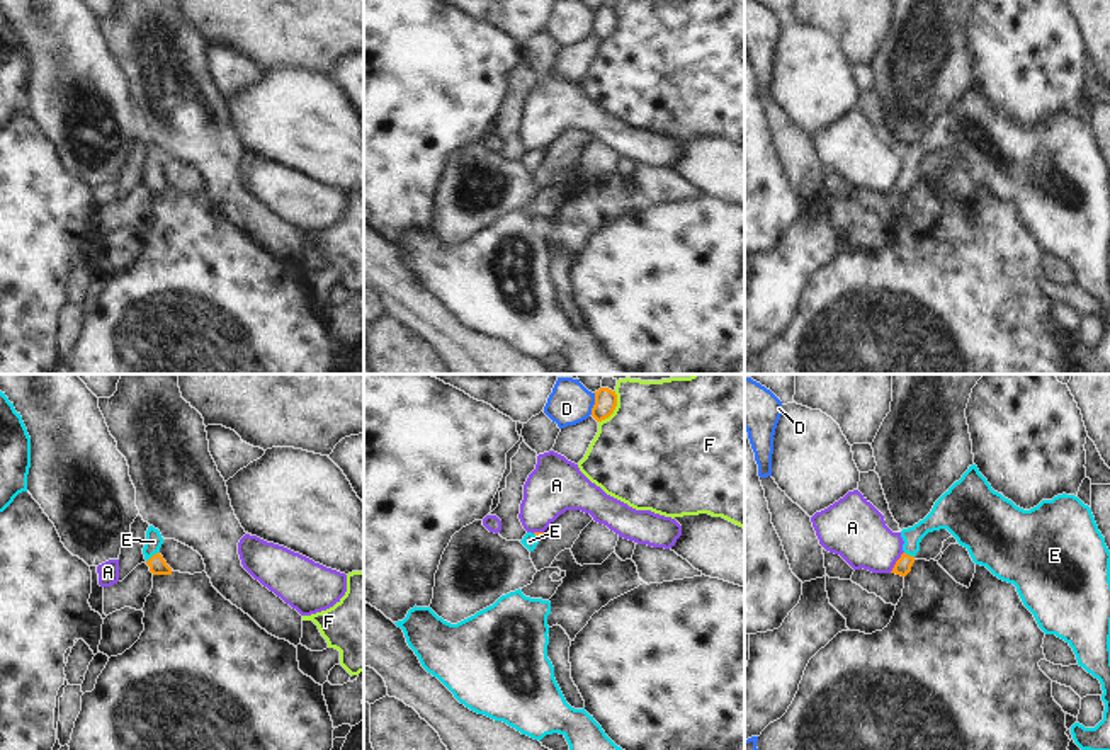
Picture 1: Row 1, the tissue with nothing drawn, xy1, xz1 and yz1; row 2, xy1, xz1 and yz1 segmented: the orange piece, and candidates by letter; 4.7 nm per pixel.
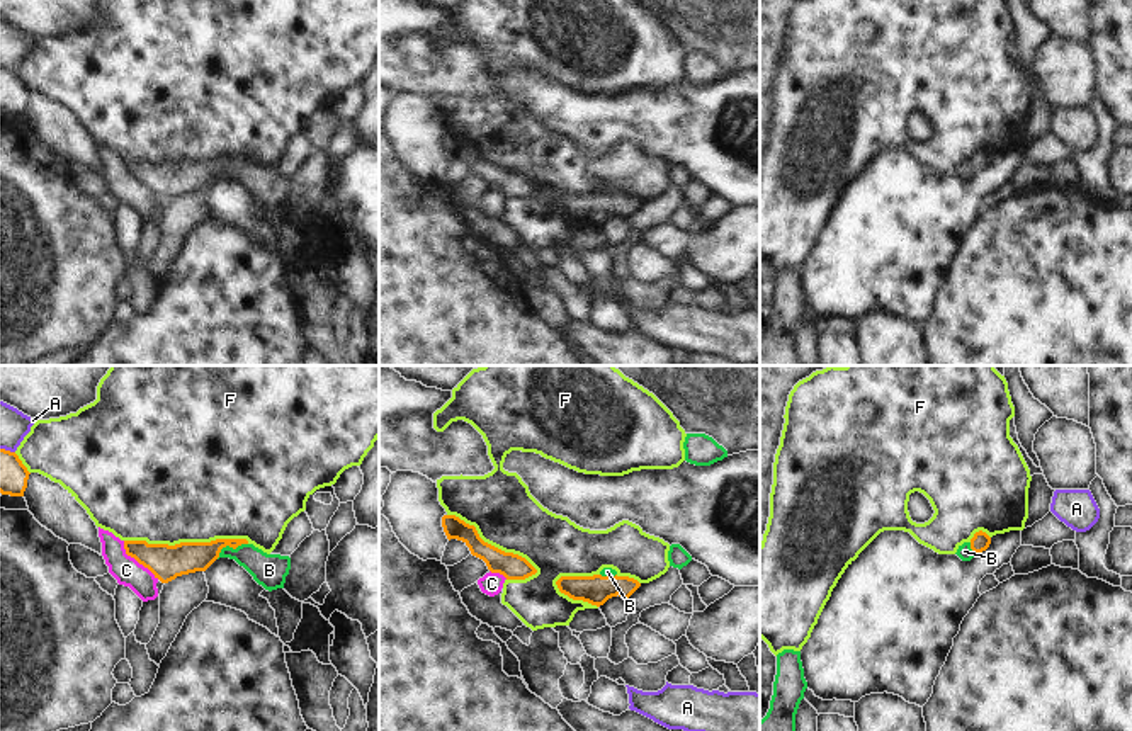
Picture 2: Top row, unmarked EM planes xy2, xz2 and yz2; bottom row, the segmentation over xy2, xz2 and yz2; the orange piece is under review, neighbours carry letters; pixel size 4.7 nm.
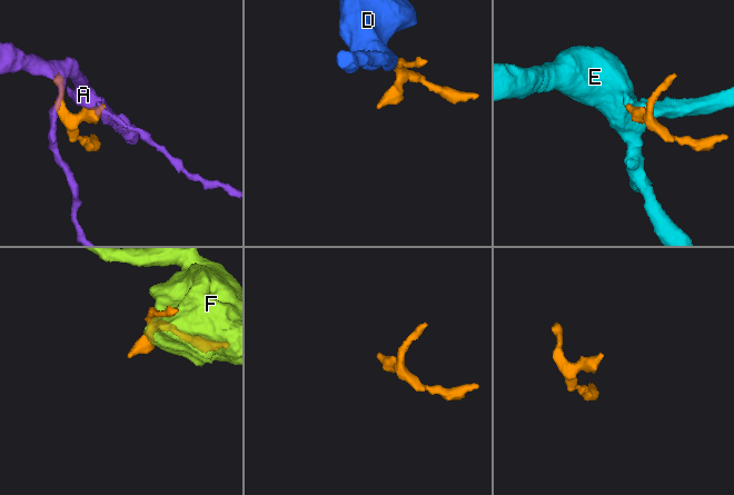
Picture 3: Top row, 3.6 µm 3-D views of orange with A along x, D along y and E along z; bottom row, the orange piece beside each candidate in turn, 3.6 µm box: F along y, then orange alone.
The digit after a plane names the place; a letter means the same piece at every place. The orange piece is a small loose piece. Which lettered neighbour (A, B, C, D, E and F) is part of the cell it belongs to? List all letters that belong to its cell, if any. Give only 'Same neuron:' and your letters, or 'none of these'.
Same neuron: E

